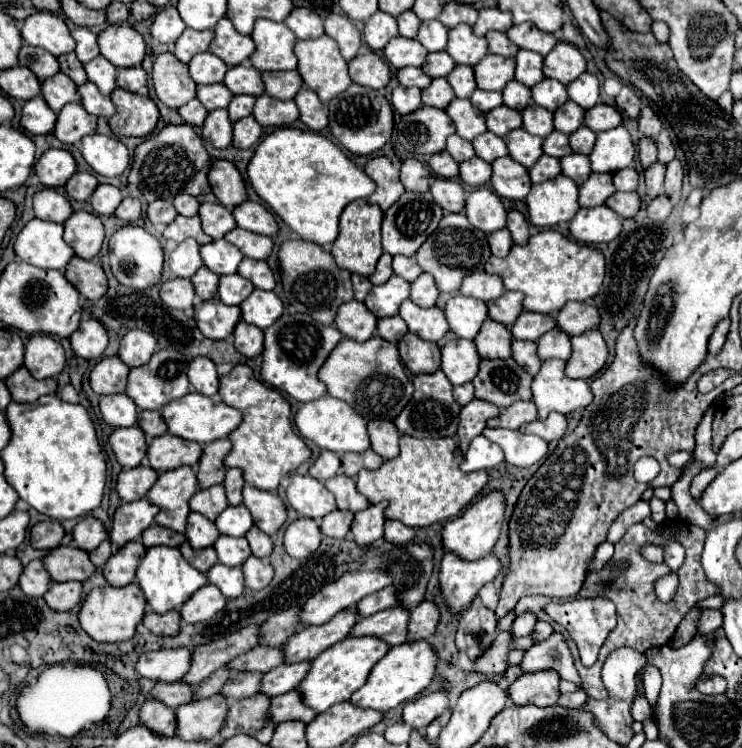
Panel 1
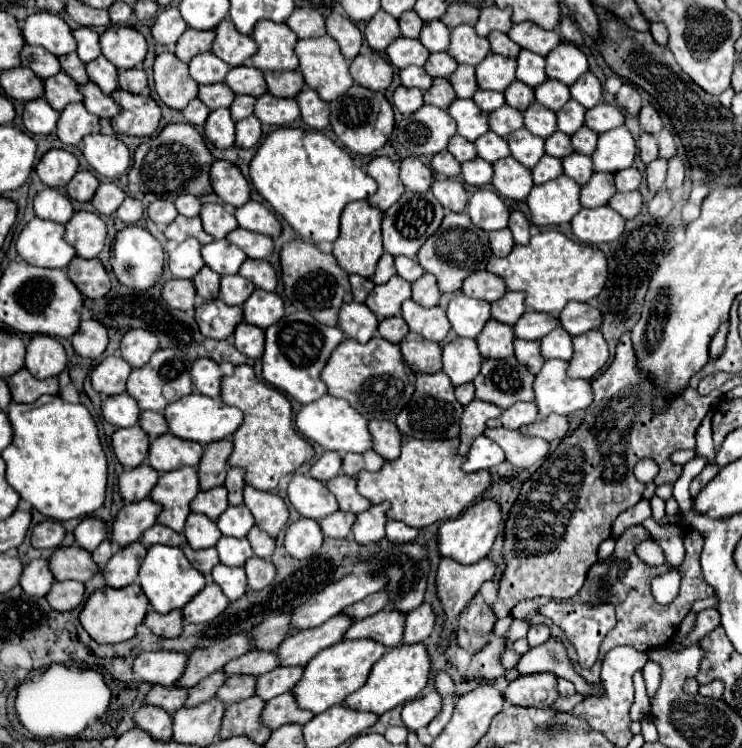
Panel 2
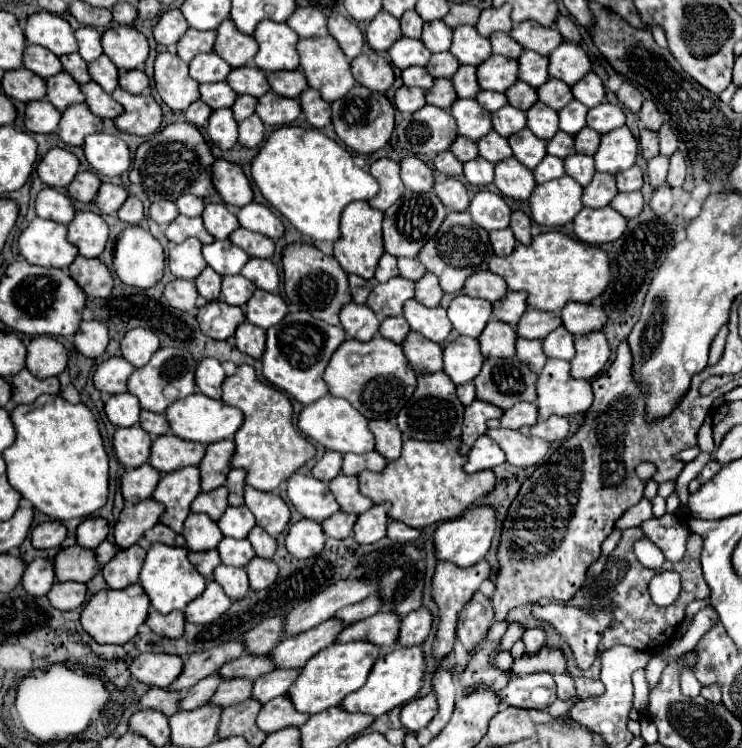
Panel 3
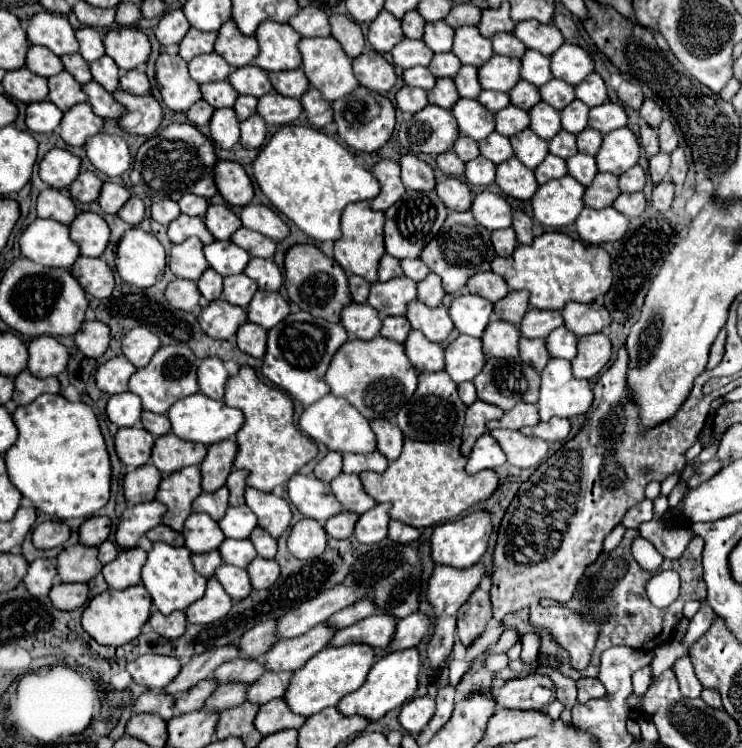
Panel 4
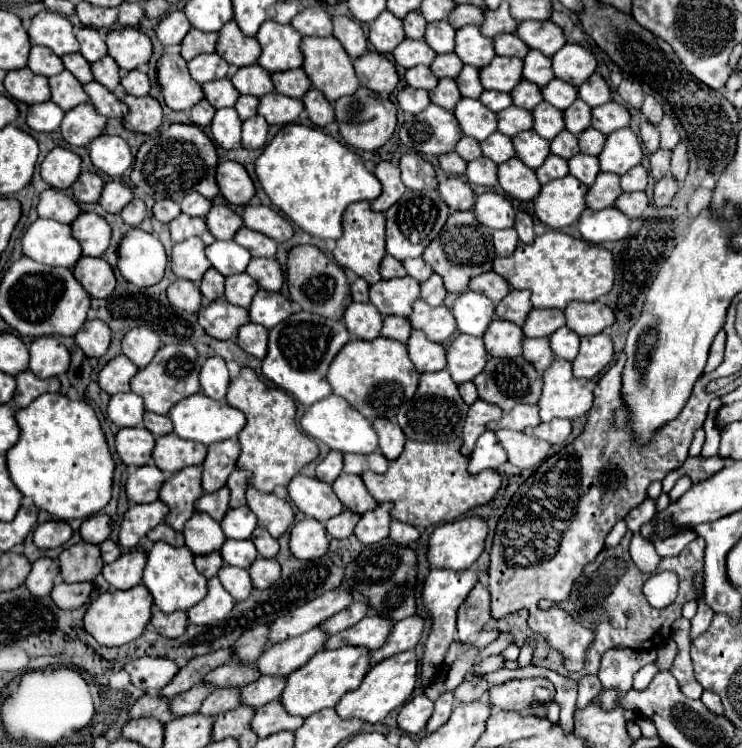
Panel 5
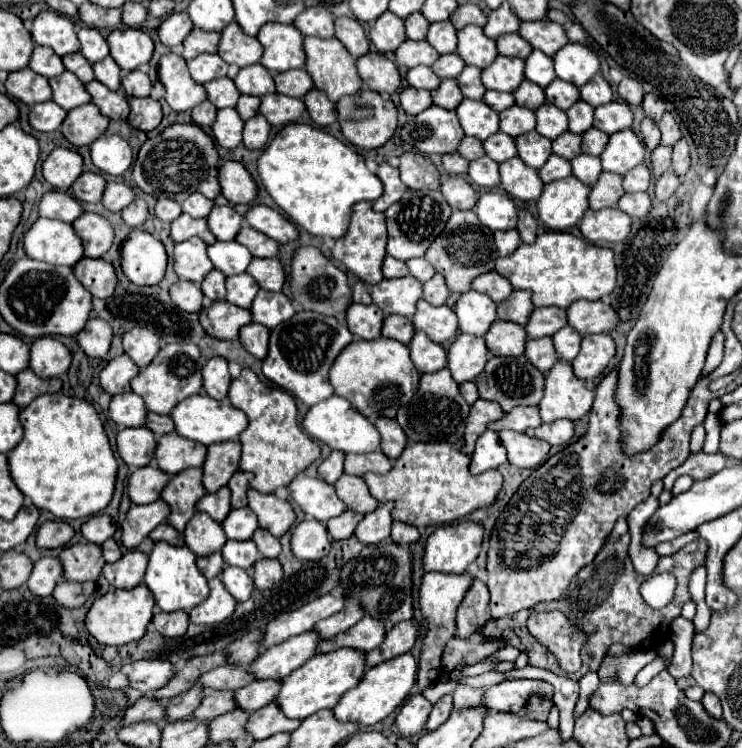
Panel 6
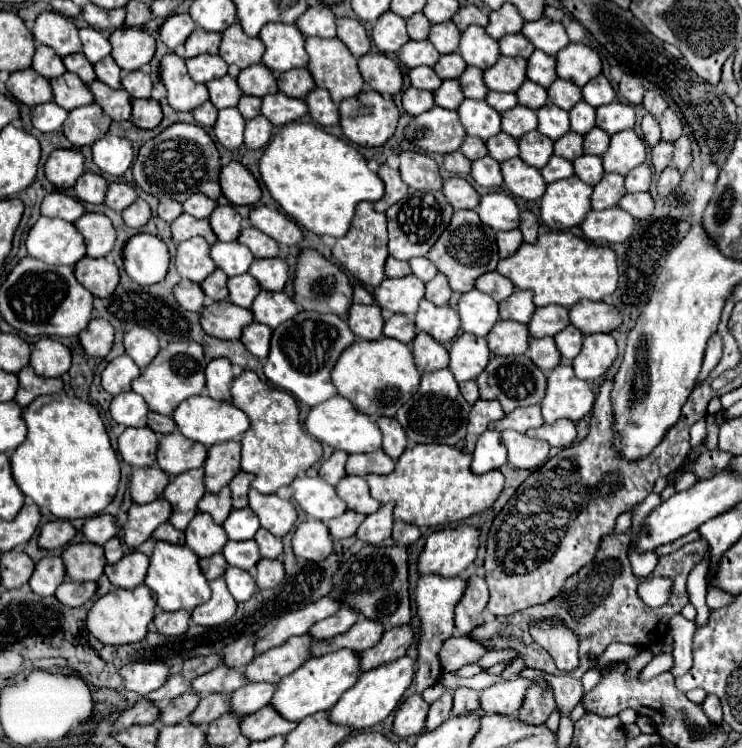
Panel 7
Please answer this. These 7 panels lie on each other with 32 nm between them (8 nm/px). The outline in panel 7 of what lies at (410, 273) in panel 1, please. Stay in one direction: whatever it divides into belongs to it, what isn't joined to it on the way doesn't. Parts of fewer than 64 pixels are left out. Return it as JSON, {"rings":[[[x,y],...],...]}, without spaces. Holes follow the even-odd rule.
{"rings":[[[412,258],[410,266],[412,266],[412,274],[418,276],[420,280],[424,280],[424,282],[432,280],[438,274],[436,266],[428,258]]]}

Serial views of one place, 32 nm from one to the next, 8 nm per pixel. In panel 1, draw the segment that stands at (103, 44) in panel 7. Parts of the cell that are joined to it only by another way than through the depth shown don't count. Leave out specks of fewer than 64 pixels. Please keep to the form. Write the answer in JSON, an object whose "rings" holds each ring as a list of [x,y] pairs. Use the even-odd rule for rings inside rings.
{"rings":[[[76,28],[72,32],[74,40],[76,40],[76,56],[82,64],[90,62],[92,58],[96,58],[100,54],[98,50],[98,42],[96,42],[96,34],[88,28]]]}

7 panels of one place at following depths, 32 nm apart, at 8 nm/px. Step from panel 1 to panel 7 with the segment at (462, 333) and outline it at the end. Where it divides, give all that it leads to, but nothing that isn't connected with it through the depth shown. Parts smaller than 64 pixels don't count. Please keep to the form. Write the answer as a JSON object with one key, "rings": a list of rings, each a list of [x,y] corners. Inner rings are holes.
{"rings":[[[474,288],[472,292],[462,294],[458,302],[458,314],[464,332],[488,336],[492,326],[498,322],[498,302],[494,302],[492,296]]]}

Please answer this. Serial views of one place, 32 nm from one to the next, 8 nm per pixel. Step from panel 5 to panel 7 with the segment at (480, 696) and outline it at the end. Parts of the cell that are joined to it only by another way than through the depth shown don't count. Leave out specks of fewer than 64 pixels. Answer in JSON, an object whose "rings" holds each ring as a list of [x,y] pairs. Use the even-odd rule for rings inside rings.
{"rings":[[[458,688],[454,692],[454,708],[452,716],[462,716],[462,714],[474,714],[480,710],[480,692],[470,690],[470,688]]]}

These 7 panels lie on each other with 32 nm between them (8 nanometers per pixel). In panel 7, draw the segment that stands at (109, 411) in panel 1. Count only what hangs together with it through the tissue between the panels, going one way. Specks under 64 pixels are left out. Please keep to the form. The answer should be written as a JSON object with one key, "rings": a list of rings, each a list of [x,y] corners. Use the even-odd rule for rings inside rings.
{"rings":[[[124,392],[114,396],[112,404],[110,404],[110,414],[118,424],[124,426],[146,426],[148,424],[148,404],[144,402],[144,398],[136,392]]]}

